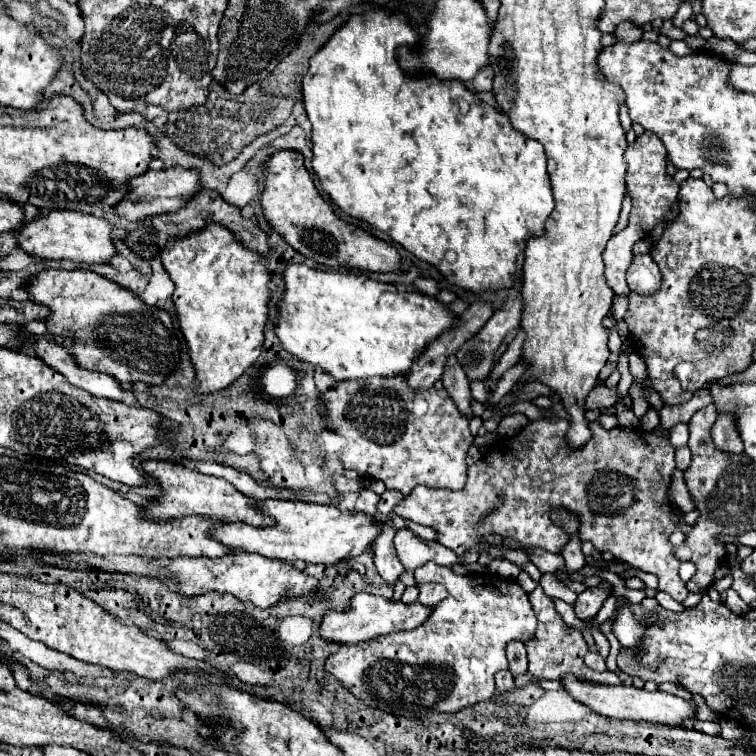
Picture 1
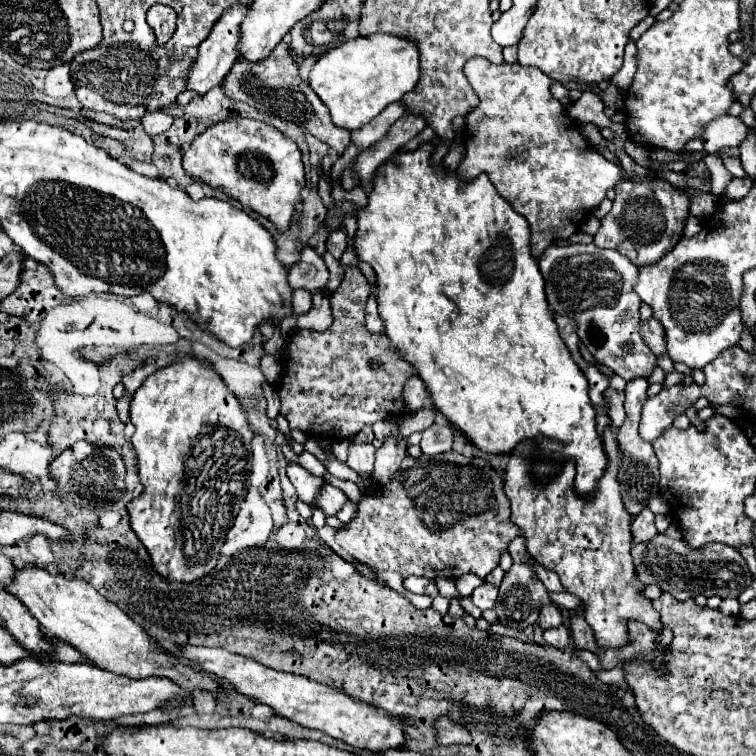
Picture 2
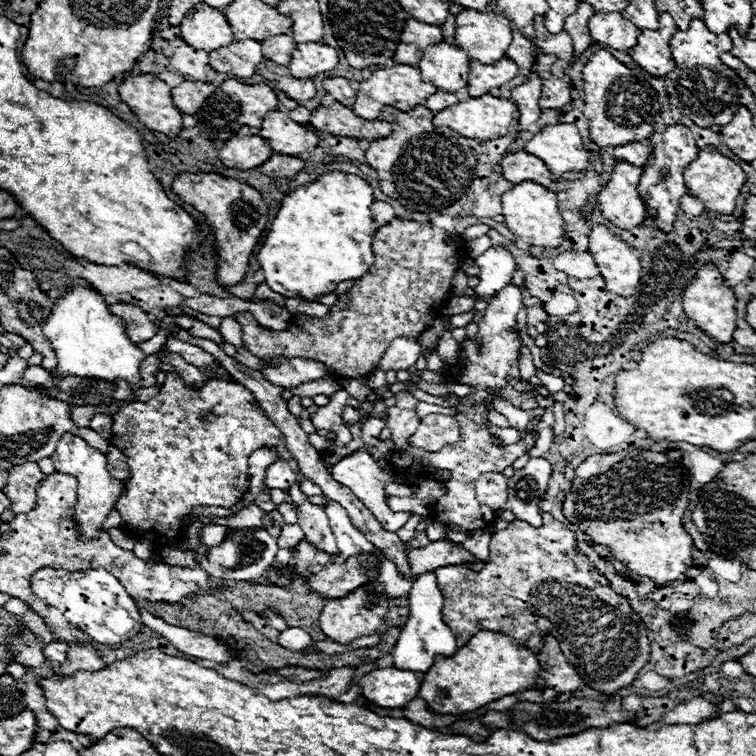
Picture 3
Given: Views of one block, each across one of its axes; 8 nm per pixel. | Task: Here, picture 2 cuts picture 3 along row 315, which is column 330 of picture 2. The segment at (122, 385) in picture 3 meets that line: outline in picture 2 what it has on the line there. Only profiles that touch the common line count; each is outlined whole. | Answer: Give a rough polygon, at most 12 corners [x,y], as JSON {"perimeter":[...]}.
{"perimeter":[[372,34],[320,56],[310,86],[358,130],[420,78],[408,36]]}

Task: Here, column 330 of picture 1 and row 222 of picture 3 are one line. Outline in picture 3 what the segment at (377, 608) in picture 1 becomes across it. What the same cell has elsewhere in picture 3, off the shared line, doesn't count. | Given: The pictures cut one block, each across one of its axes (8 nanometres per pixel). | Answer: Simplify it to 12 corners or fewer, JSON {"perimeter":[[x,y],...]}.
{"perimeter":[[618,162],[596,196],[602,216],[622,230],[648,218],[636,192],[642,168]]}

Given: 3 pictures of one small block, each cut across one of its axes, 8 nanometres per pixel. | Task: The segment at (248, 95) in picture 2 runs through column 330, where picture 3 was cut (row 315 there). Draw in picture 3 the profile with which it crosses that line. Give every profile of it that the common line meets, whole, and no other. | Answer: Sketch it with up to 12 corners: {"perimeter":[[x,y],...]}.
{"perimeter":[[112,304],[124,318],[134,344],[150,340],[160,330],[142,308]]}

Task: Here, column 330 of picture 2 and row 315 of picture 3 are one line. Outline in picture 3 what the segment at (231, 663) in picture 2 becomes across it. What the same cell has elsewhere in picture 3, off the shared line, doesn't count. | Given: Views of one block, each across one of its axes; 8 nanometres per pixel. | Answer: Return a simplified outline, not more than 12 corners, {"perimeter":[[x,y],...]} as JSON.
{"perimeter":[[708,262],[682,308],[716,342],[732,340],[736,296]]}

